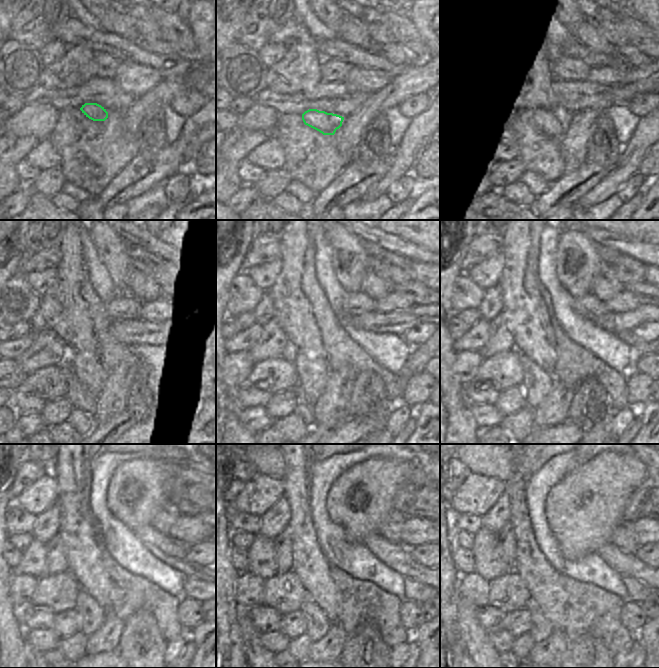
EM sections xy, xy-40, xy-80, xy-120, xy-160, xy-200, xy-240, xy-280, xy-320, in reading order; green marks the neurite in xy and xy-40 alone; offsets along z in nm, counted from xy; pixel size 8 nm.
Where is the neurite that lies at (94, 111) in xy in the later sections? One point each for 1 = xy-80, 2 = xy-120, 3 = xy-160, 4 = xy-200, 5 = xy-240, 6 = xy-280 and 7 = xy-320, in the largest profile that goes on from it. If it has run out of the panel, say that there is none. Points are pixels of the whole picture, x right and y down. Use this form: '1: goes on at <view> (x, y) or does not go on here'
1: goes on at xy-80 (541, 122)
2: goes on at xy-120 (88, 368)
3: goes on at xy-160 (313, 374)
4: goes on at xy-200 (537, 383)
5: goes on at xy-240 (92, 616)
6: goes on at xy-280 (317, 624)
7: goes on at xy-320 (541, 629)

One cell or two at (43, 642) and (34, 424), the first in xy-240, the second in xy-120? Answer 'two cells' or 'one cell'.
one cell

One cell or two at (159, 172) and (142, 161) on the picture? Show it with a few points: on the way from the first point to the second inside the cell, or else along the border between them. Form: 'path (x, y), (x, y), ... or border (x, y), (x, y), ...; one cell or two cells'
path (155, 166), (151, 158), (148, 160); one cell

